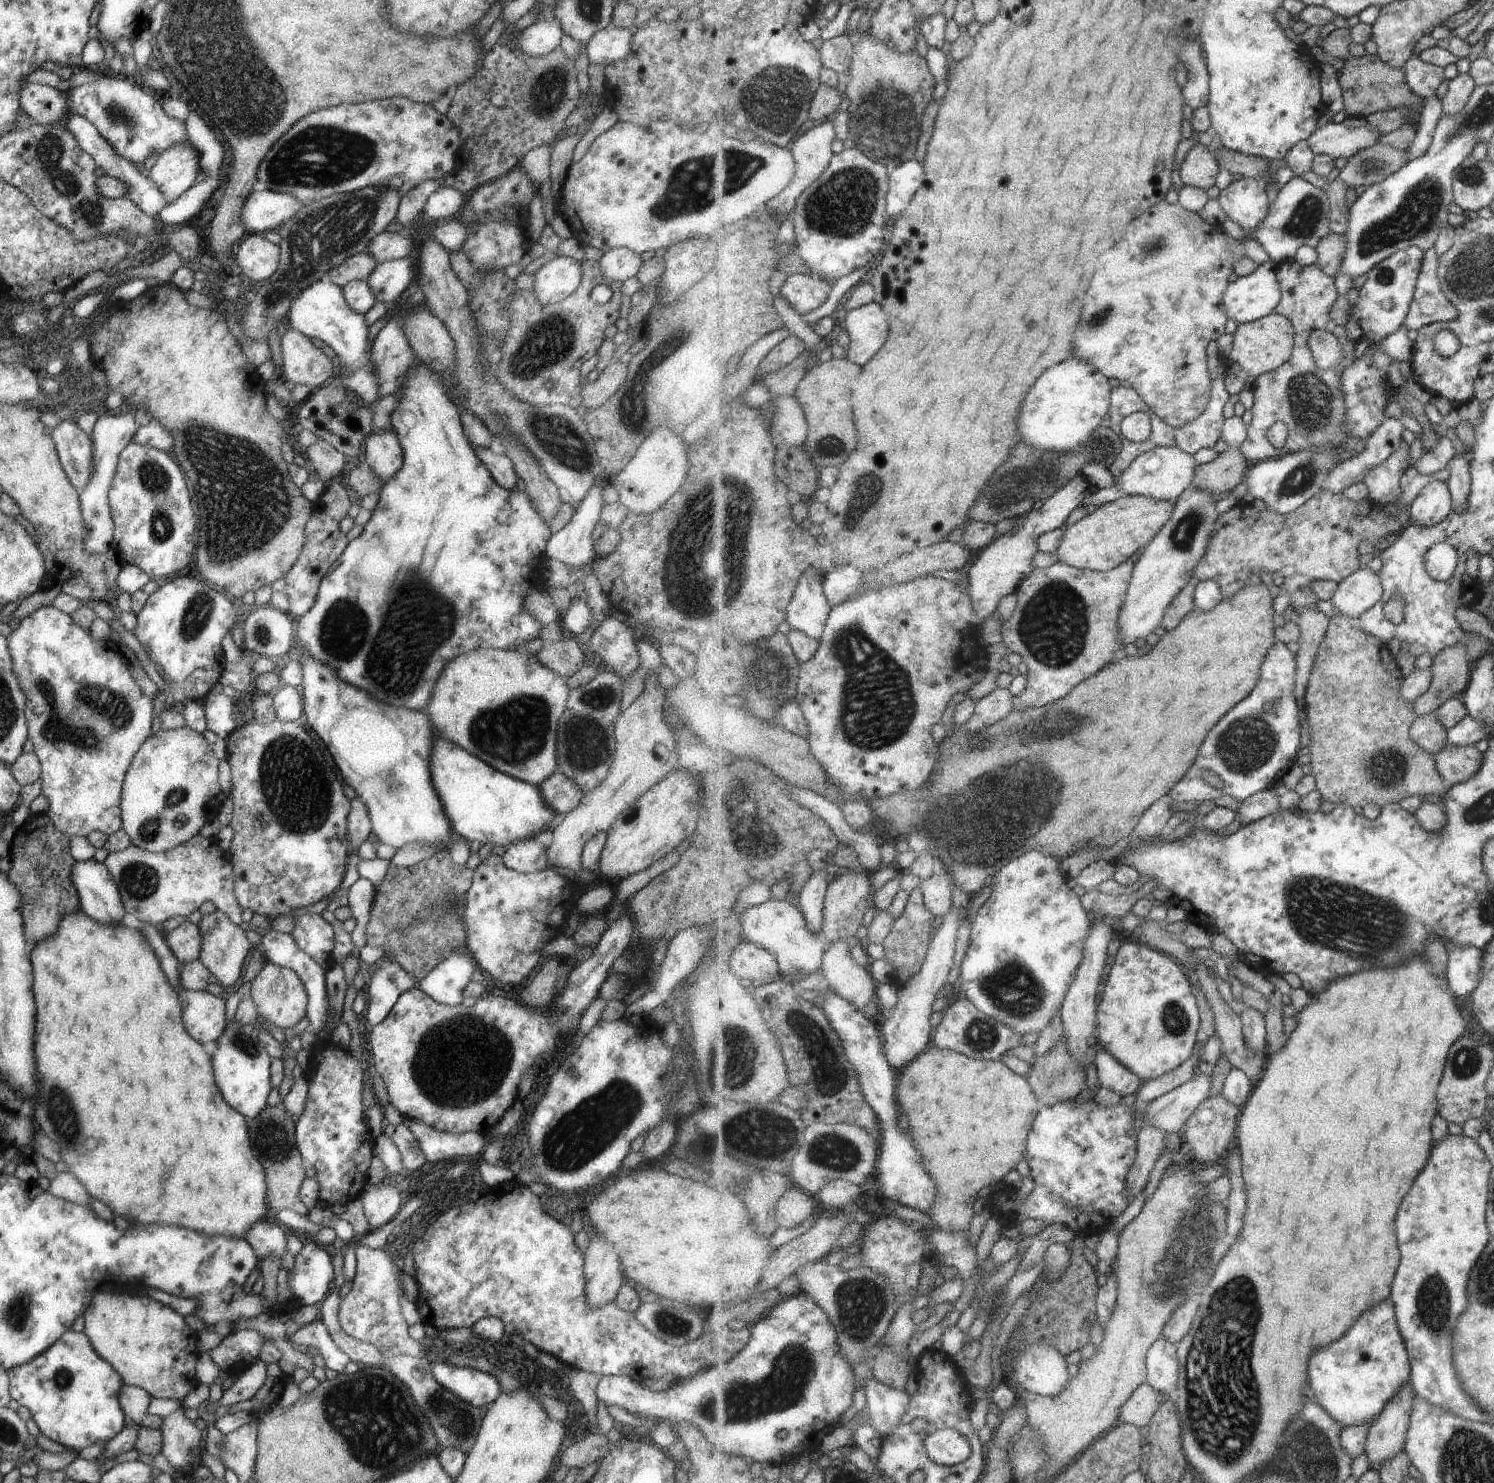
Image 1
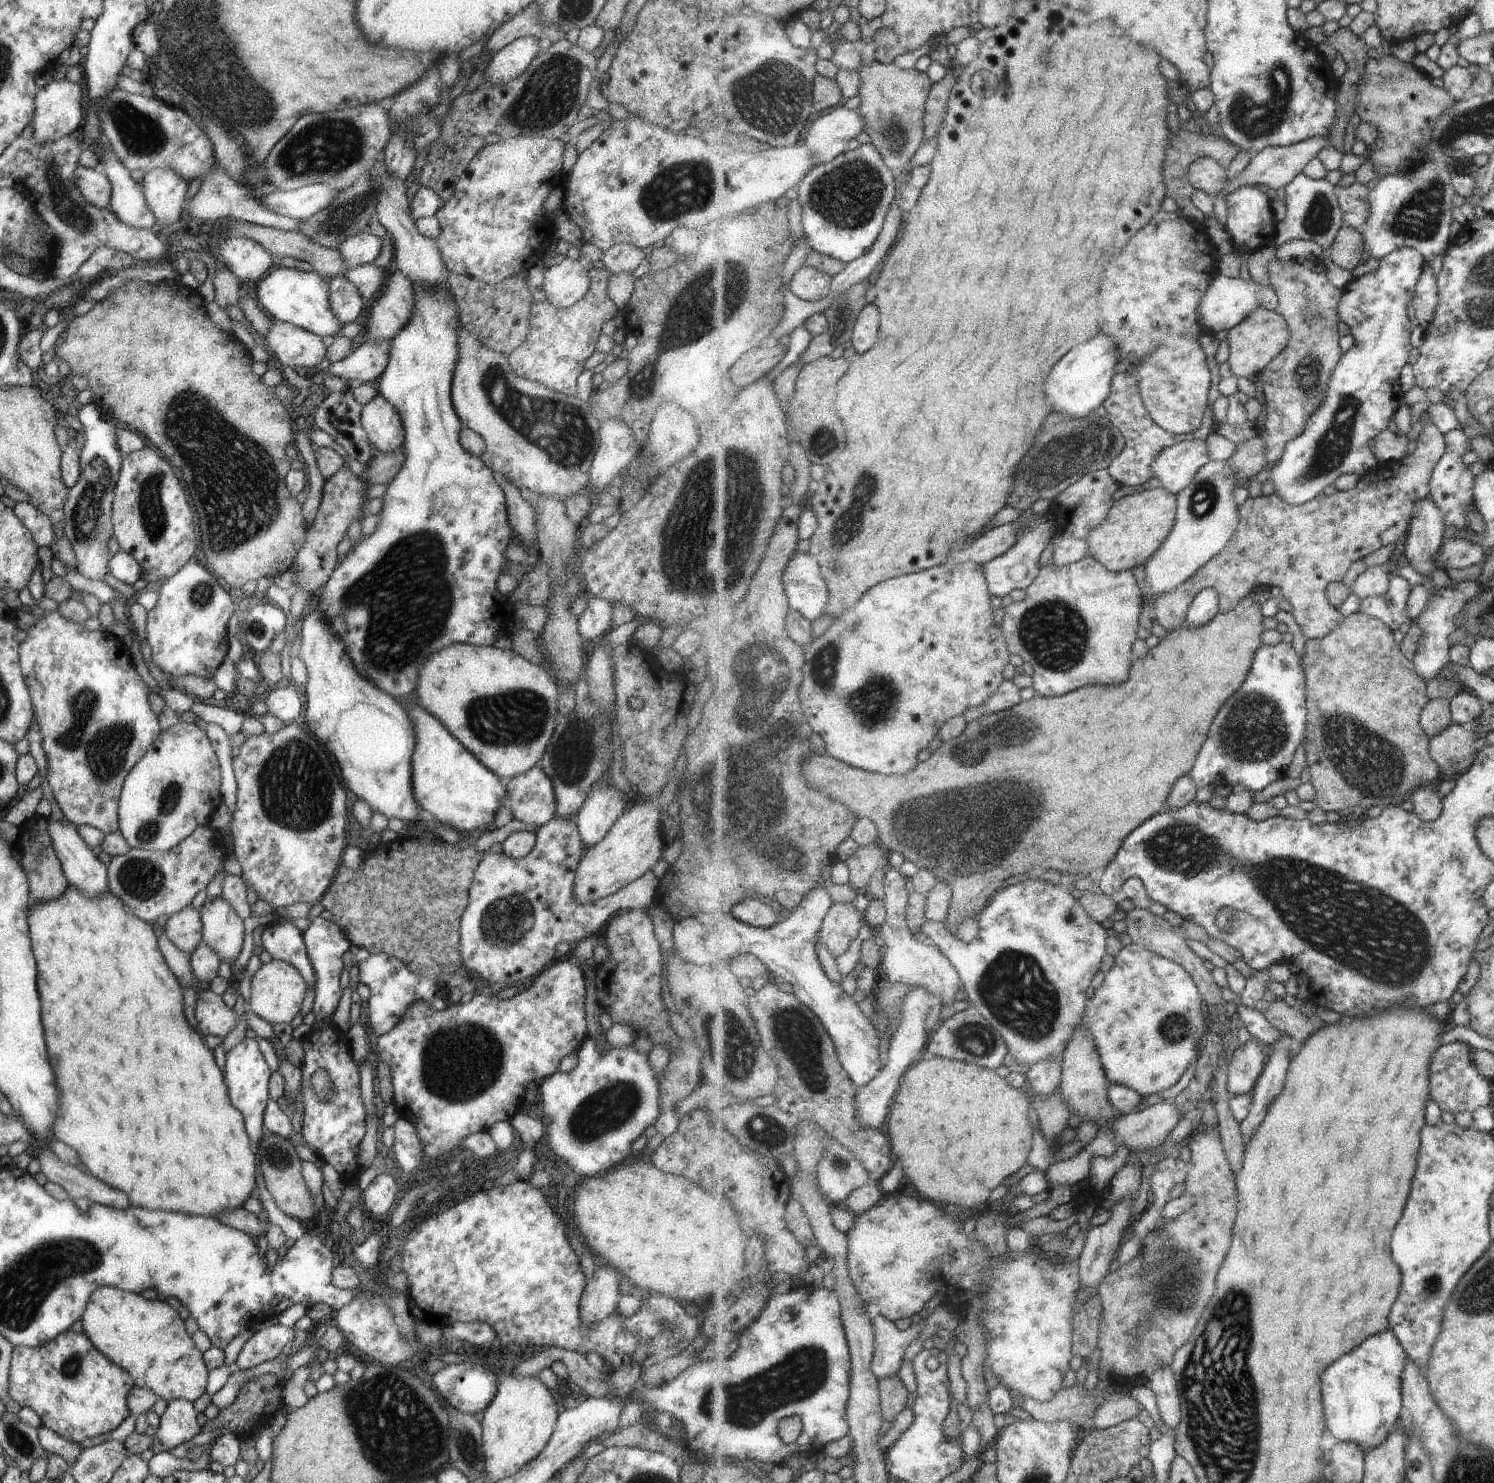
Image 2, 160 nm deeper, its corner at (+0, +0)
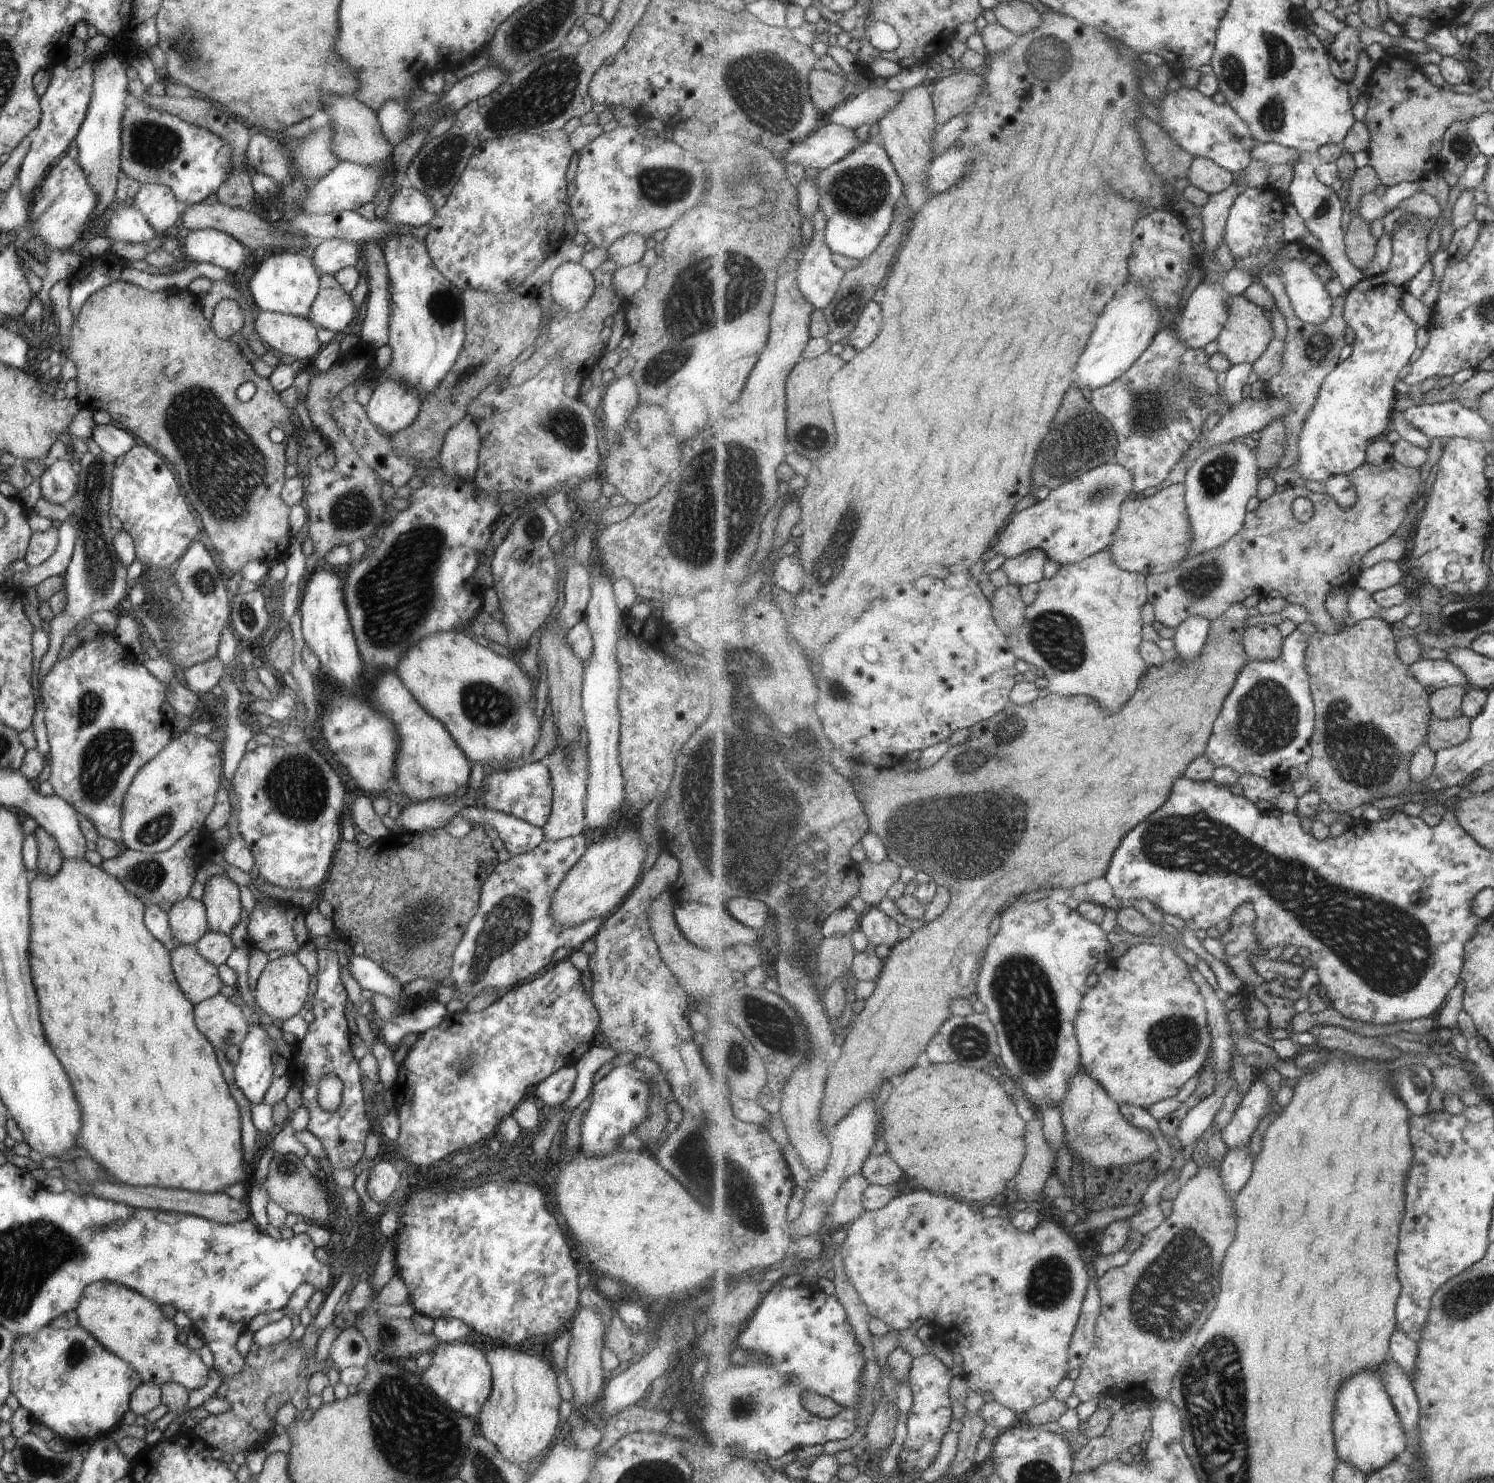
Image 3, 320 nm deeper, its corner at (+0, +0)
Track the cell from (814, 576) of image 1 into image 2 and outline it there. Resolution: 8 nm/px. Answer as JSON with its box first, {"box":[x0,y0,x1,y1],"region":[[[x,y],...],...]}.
{"box":[784,553,829,622],"region":[[[801,553],[790,560],[784,571],[784,588],[790,608],[801,612],[809,622],[825,616],[829,586],[815,556]]]}

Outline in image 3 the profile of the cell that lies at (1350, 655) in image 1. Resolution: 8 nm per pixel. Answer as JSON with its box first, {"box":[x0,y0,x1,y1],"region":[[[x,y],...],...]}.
{"box":[1306,618,1432,812],"region":[[[1370,618],[1355,622],[1353,626],[1345,627],[1341,632],[1328,635],[1321,631],[1316,631],[1308,640],[1308,648],[1306,653],[1306,662],[1308,673],[1311,678],[1311,687],[1314,702],[1316,703],[1316,730],[1312,738],[1313,754],[1311,760],[1308,762],[1309,770],[1307,771],[1311,780],[1314,783],[1315,789],[1323,797],[1333,812],[1349,812],[1357,806],[1369,804],[1372,800],[1377,798],[1385,798],[1385,796],[1397,796],[1403,794],[1408,789],[1412,781],[1412,774],[1410,771],[1410,762],[1414,751],[1420,745],[1428,742],[1427,731],[1428,724],[1432,718],[1432,710],[1430,708],[1429,692],[1416,678],[1409,674],[1409,667],[1399,657],[1396,651],[1396,644],[1398,639],[1393,636],[1392,626],[1386,620],[1380,618]]]}

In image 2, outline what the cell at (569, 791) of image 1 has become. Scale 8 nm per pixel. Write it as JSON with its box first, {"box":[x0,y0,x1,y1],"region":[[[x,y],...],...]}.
{"box":[507,768,555,826],"region":[[[538,768],[513,776],[507,784],[507,806],[513,819],[544,826],[555,816],[555,792],[551,780]]]}

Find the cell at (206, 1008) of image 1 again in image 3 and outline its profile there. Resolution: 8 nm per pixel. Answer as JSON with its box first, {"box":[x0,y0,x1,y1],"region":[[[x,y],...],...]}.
{"box":[194,993,250,1052],"region":[[[220,993],[195,1004],[194,1018],[197,1030],[207,1038],[214,1050],[223,1052],[228,1046],[239,1046],[250,1025],[241,1015],[240,1006]]]}

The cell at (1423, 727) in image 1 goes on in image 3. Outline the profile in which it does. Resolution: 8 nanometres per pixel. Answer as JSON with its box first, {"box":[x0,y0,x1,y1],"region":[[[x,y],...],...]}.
{"box":[1430,685,1468,719],"region":[[[1462,685],[1436,689],[1430,696],[1432,716],[1439,719],[1455,719],[1463,714],[1462,706],[1467,690],[1468,689]]]}

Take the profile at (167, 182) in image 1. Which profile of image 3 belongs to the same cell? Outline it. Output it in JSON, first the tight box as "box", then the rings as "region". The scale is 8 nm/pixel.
{"box":[131,185,186,233],"region":[[[140,185],[131,204],[141,212],[157,232],[164,233],[172,225],[178,225],[180,214],[186,205],[176,200],[173,193],[163,185]]]}

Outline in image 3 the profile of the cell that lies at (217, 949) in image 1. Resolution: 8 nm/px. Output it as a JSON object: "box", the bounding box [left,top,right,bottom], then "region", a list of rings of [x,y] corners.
{"box":[200,874,239,934],"region":[[[221,874],[207,879],[200,901],[205,907],[209,930],[229,934],[239,921],[239,887]]]}

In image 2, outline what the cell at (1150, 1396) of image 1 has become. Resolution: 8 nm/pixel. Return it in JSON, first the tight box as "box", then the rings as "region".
{"box":[1094,1395,1146,1430],"region":[[[1125,1395],[1121,1399],[1105,1401],[1095,1412],[1094,1429],[1106,1430],[1123,1422],[1138,1418],[1137,1415],[1146,1410],[1135,1398]]]}

